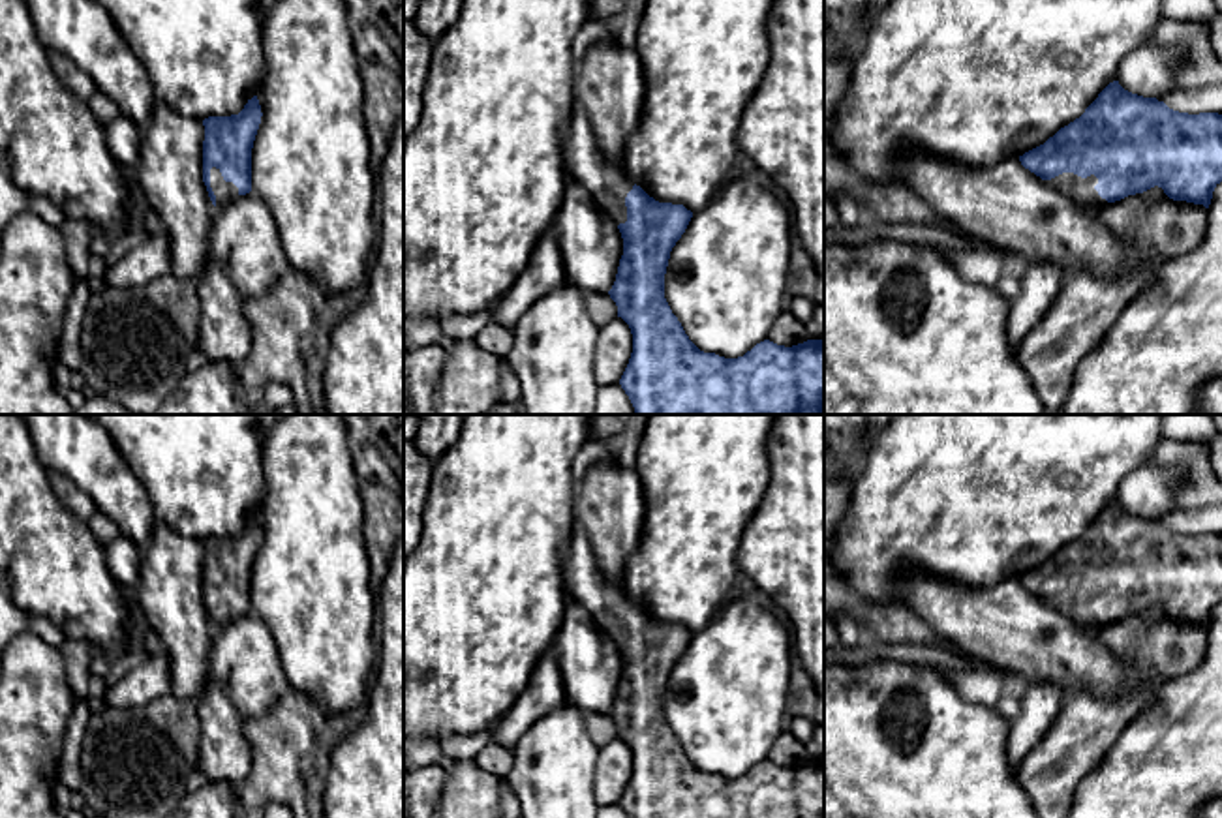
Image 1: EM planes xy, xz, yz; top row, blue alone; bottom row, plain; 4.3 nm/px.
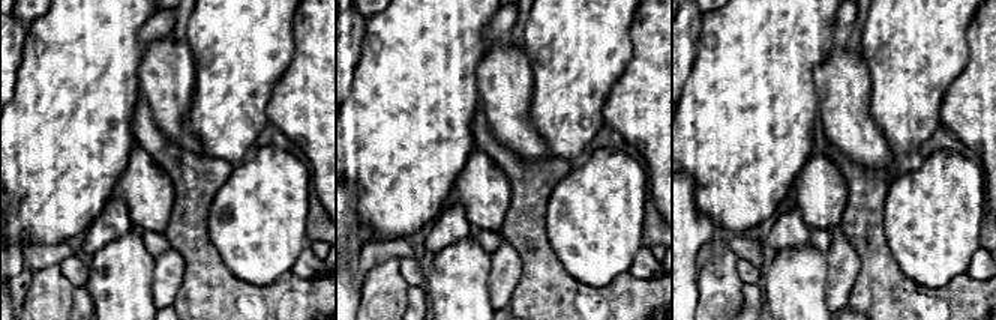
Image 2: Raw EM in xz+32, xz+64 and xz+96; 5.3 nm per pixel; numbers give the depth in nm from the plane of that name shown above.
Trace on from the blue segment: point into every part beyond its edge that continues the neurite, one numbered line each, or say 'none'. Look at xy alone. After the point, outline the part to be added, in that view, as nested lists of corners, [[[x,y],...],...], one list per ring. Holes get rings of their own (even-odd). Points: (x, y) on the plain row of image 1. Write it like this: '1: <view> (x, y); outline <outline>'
1: xy (224, 612); outline [[[210,589],[210,608],[216,615],[216,625],[223,625],[238,617],[238,608],[233,602],[225,602],[220,589]]]

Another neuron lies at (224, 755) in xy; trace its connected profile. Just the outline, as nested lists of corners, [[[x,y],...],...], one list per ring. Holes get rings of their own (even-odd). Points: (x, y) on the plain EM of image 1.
[[[212,677],[206,679],[195,705],[201,724],[199,769],[206,780],[225,782],[238,795],[252,767],[244,717]]]

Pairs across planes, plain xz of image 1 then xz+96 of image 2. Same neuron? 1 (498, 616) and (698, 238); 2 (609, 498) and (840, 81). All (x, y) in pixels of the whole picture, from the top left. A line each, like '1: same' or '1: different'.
1: different
2: same

